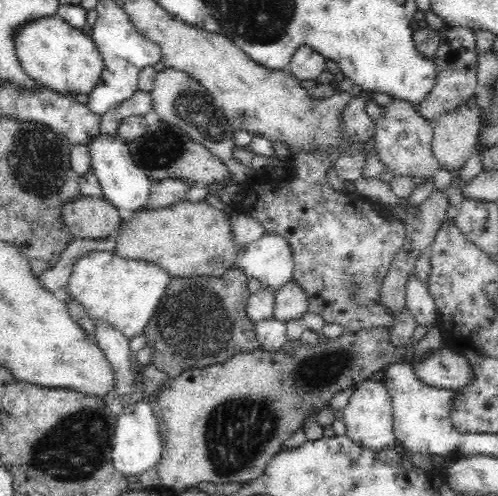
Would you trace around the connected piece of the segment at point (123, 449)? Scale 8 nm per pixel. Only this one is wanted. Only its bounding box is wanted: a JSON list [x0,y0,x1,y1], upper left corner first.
[111,399,163,477]

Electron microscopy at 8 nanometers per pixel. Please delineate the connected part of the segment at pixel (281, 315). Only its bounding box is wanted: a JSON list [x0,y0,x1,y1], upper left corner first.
[273,280,309,323]

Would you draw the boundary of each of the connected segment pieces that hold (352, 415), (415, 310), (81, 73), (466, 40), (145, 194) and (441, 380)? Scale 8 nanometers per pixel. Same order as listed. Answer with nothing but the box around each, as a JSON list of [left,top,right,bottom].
[[342,379,397,451],[405,272,438,330],[14,14,104,95],[413,27,478,121],[87,132,152,211],[412,346,472,390]]

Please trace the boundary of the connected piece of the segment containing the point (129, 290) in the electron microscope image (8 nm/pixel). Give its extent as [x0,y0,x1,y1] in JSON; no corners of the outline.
[65,251,171,340]

